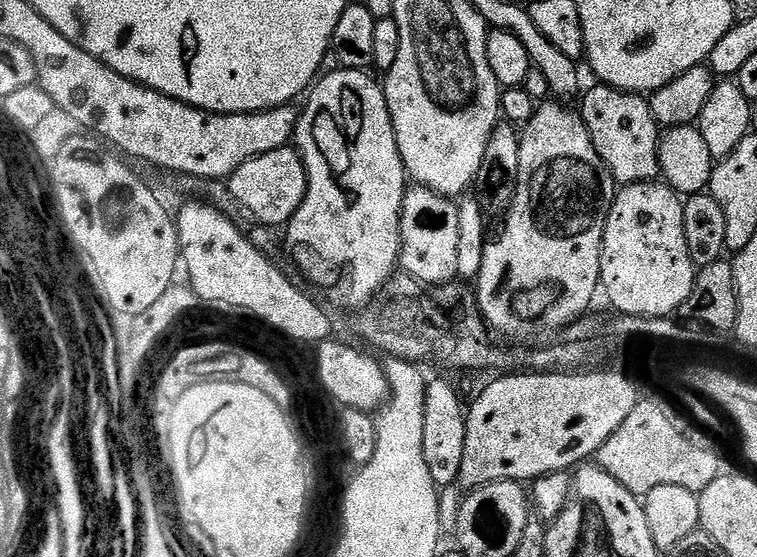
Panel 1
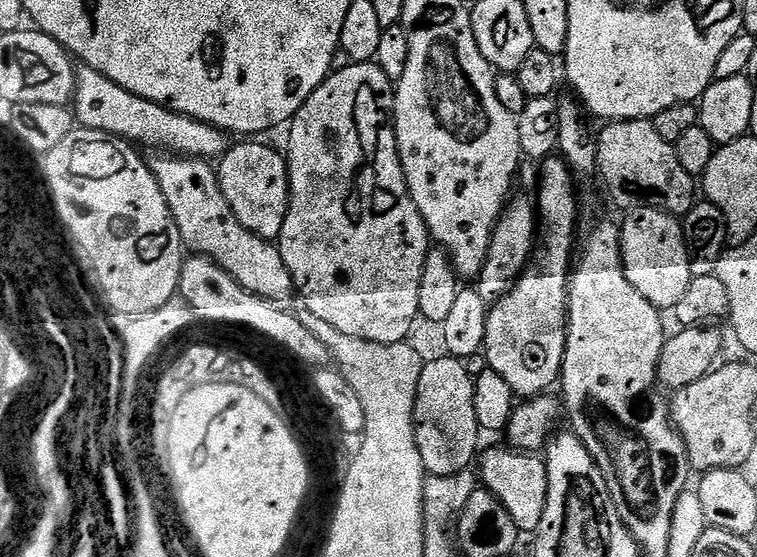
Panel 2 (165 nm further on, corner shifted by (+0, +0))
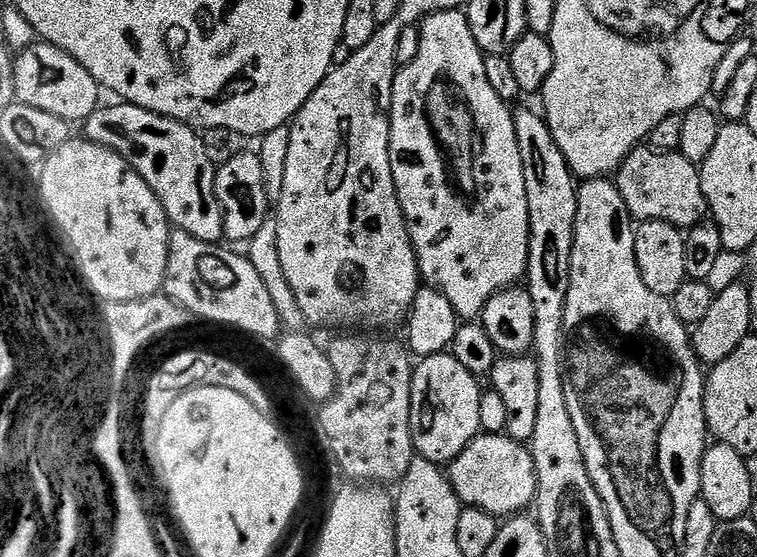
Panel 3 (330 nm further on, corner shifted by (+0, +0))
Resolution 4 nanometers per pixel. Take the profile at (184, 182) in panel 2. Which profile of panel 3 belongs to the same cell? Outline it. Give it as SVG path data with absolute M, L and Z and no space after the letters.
M112 102L109 108L100 106L96 112L90 114L83 121L83 135L95 144L106 146L114 150L136 171L138 175L154 190L158 202L164 213L168 215L169 225L173 229L190 234L202 242L220 244L225 239L224 234L224 211L218 202L216 193L216 170L217 165L212 164L212 156L204 145L204 140L199 131L191 128L189 124L178 122L174 118L166 118L162 114L154 114L137 104L127 102Z

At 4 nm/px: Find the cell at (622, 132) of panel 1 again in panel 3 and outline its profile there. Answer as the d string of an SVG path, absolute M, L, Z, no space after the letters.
M637 146L614 173L614 183L626 202L633 221L657 220L681 230L705 223L709 215L706 194L702 194L700 169L691 164L679 150L657 152L651 146Z

